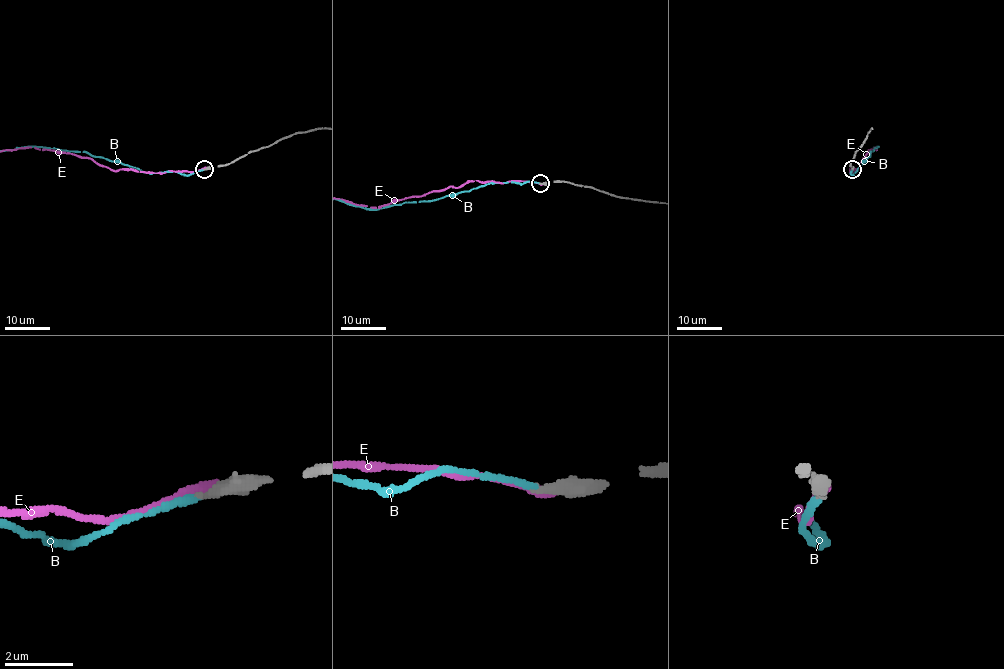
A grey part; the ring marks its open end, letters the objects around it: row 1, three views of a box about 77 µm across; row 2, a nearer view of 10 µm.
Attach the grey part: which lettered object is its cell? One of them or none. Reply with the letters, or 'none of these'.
B

